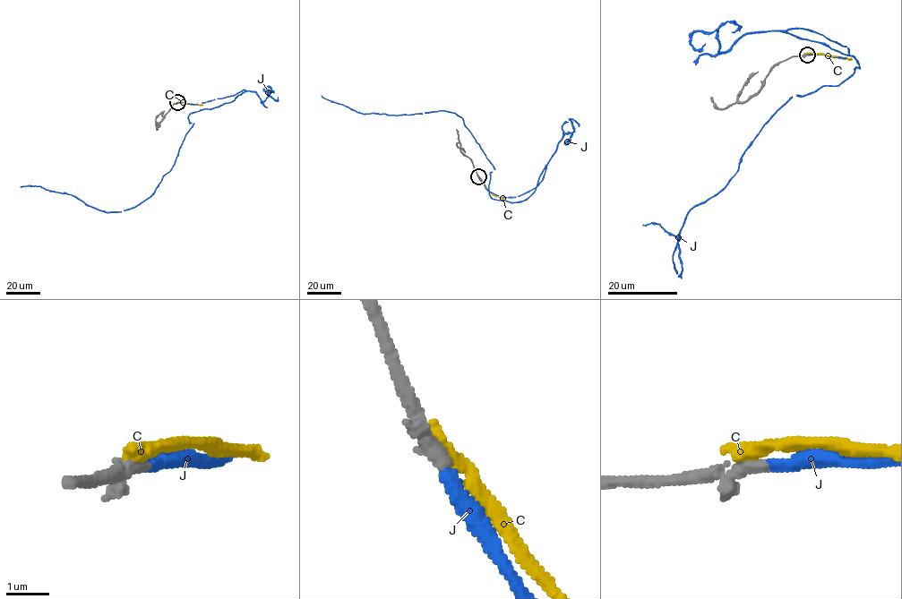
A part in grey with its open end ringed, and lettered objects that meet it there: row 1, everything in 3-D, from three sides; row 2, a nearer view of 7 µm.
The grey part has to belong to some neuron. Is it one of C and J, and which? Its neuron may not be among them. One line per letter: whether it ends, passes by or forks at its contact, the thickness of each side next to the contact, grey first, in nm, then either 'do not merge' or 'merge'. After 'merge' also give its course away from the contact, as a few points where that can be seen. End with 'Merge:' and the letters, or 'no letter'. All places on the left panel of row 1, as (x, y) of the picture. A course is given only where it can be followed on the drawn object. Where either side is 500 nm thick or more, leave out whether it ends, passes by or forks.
C: it ends there; 400 nm thick on the grey side, 400 nm on the other; do not merge
J: it ends there; 360 nm thick on the grey side, 320 nm on the other; merge; it runs (177, 103), (244, 89), (191, 113), (174, 165), (133, 208), (105, 212), (65, 193), (20, 187)
Merge: J

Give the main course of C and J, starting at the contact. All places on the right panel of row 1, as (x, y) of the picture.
C: (806, 54), (819, 53), (850, 59)
J: (808, 55), (848, 49), (789, 29), (859, 66), (792, 97), (690, 210), (681, 277), (679, 238), (642, 226)

